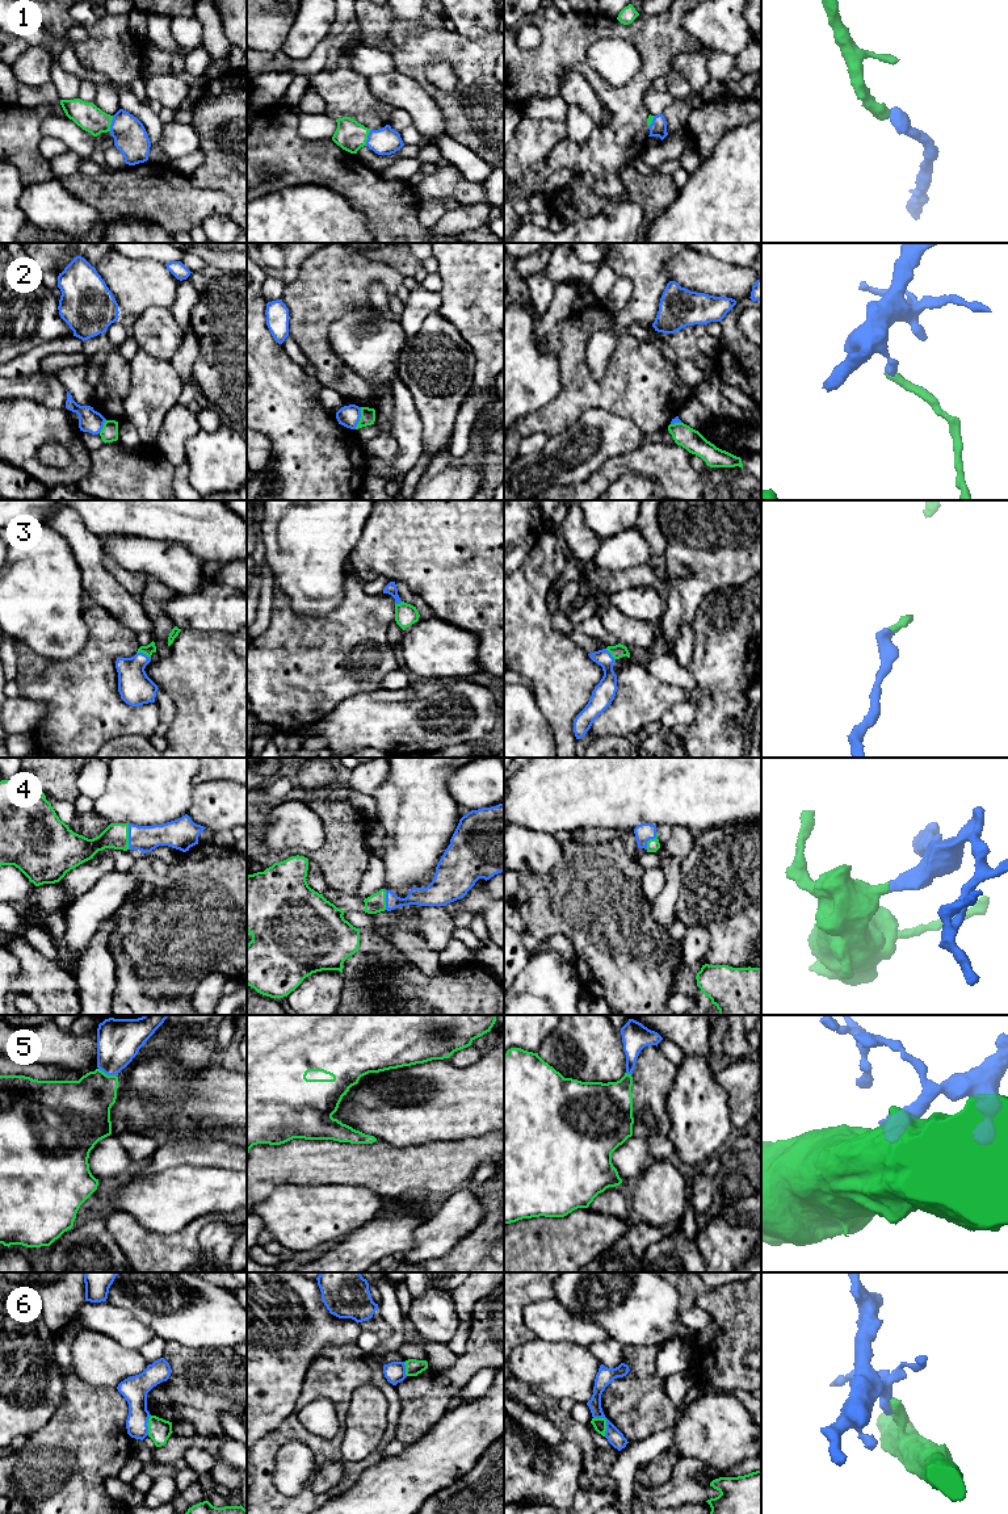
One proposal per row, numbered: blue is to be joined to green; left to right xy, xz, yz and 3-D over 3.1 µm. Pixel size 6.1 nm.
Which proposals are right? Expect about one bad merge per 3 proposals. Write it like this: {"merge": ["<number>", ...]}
{"merge": ["1", "3", "4", "5"]}

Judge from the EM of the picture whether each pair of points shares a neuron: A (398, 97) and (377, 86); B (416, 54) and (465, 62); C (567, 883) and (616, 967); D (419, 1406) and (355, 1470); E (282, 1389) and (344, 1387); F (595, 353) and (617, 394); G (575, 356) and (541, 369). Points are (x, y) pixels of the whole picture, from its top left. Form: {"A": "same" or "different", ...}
{"A": "same", "B": "same", "C": "same", "D": "different", "E": "different", "F": "different", "G": "different"}

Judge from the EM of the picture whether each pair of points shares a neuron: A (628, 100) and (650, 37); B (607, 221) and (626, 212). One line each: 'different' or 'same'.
A: same
B: same

